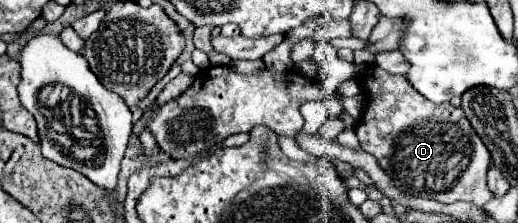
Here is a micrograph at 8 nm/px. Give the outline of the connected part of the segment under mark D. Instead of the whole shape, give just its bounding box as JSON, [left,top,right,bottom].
[355,65,493,205]

